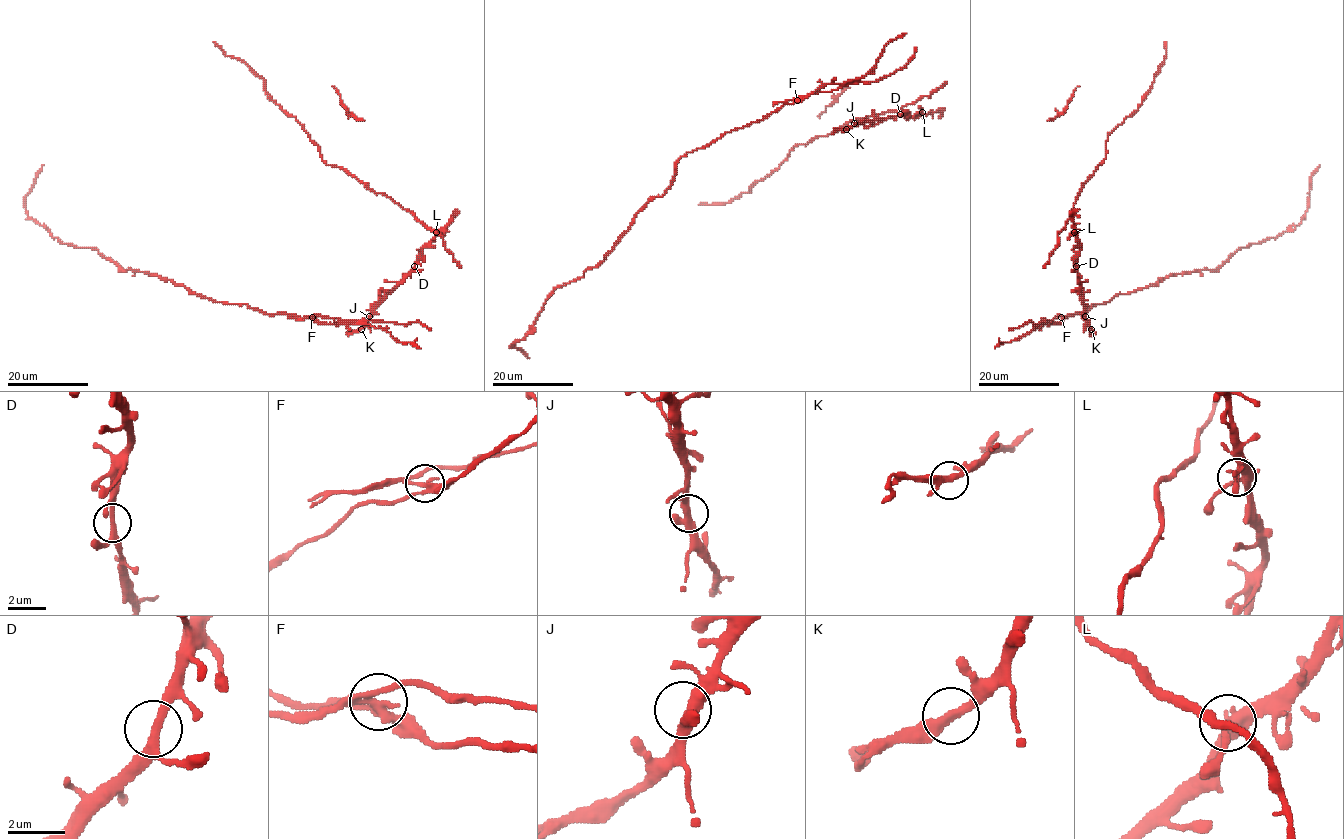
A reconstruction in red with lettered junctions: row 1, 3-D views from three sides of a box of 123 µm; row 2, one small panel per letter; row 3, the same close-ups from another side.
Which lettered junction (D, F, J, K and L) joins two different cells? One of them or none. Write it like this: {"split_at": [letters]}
{"split_at": ["F"]}

